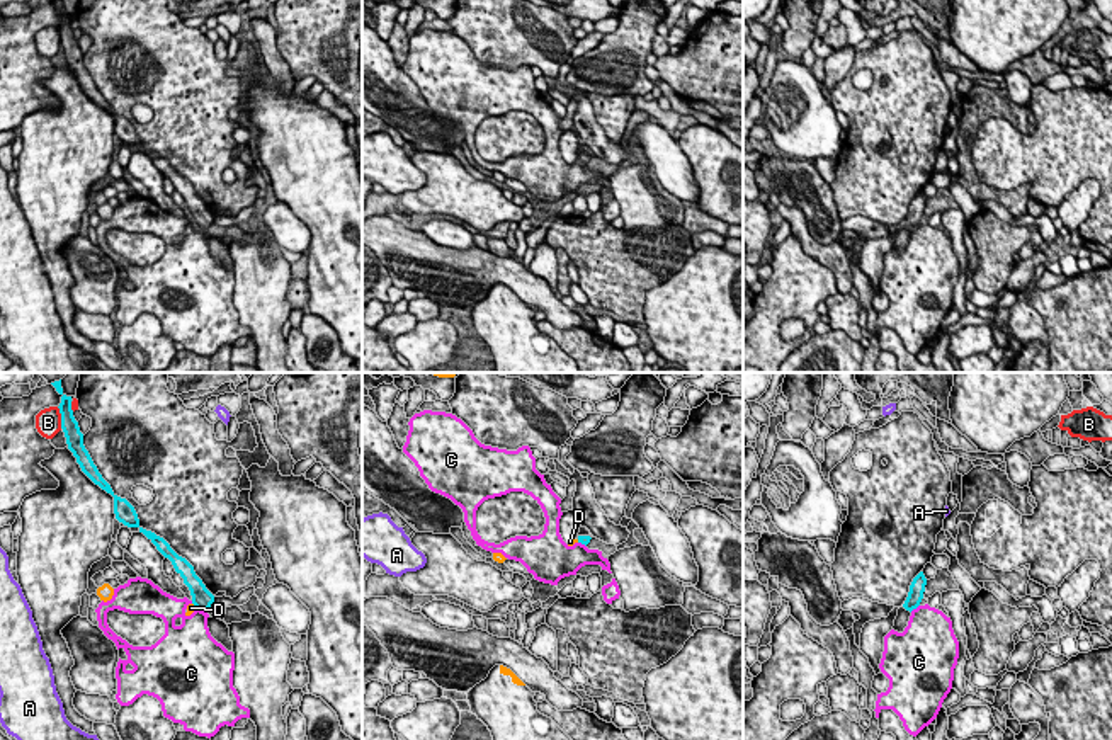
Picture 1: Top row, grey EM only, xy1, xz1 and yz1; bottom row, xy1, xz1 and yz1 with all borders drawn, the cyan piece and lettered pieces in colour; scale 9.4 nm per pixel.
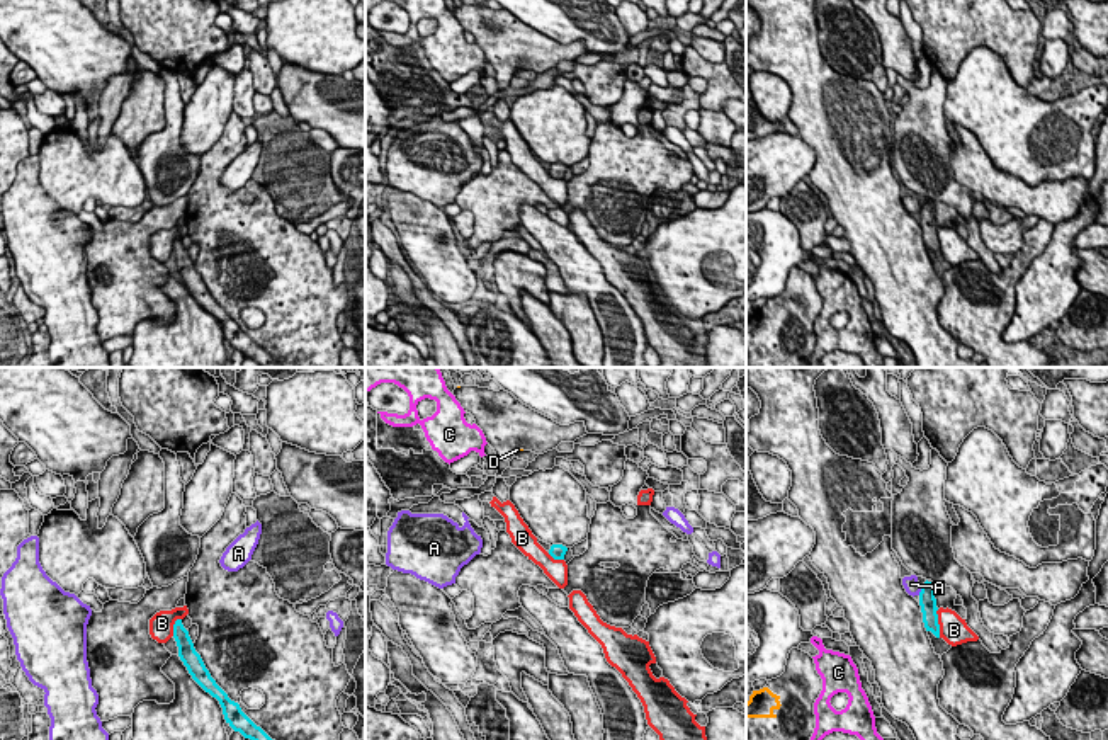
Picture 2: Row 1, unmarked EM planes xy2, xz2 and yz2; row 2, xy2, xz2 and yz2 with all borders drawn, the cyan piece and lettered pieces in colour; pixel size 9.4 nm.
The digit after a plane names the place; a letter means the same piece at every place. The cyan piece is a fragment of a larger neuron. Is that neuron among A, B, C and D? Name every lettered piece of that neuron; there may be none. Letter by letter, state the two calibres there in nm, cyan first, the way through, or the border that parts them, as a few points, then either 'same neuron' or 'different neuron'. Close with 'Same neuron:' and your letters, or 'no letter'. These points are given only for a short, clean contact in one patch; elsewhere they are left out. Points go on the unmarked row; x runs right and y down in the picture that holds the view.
A: calibres 160 and 140 nm; border yz2 (921, 206), (918, 213); different neuron
B: calibres 160 and 280 nm; border yz2 (937, 228), (940, 256); different neuron
C: calibres 190 and 300 nm; border xy1 (196, 225), (206, 232); different neuron
D: calibres 190 and 70 nm; border xy1 (192, 222), (196, 225); different neuron
Same neuron: no letter

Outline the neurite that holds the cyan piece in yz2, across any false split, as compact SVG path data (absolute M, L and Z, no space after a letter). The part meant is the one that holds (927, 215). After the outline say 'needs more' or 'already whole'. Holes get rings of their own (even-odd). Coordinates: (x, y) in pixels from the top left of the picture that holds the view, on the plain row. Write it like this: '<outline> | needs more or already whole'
M928 199L921 206L919 225L921 225L923 242L924 242L926 250L931 250L936 257L940 257L935 206Z | already whole

